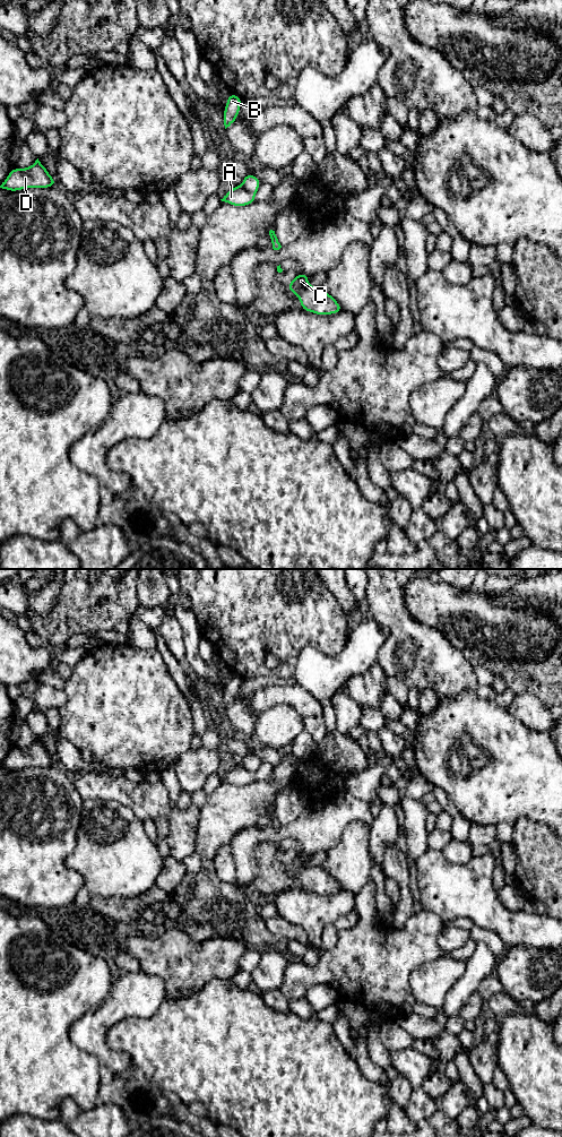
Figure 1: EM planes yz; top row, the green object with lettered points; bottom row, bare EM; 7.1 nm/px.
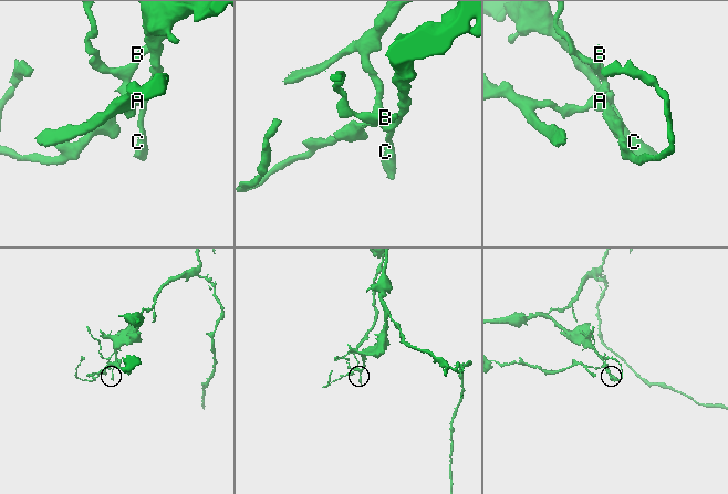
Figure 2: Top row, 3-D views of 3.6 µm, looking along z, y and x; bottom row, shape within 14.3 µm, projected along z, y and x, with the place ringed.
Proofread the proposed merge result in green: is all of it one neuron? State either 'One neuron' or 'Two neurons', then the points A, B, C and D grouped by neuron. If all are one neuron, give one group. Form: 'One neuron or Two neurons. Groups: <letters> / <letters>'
Two neurons. Groups: A B D / C

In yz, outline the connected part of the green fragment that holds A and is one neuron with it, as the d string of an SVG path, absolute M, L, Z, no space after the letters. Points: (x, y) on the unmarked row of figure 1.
M233 765L221 779L236 786L242 786L254 782L256 773L248 770L244 766Z

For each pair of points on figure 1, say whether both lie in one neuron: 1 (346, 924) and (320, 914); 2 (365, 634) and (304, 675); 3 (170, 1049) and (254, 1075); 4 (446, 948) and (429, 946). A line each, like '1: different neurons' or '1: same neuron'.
1: different neurons
2: same neuron
3: same neuron
4: different neurons

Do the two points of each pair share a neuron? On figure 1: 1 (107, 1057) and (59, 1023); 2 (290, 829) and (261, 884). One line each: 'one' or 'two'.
1: two
2: two

